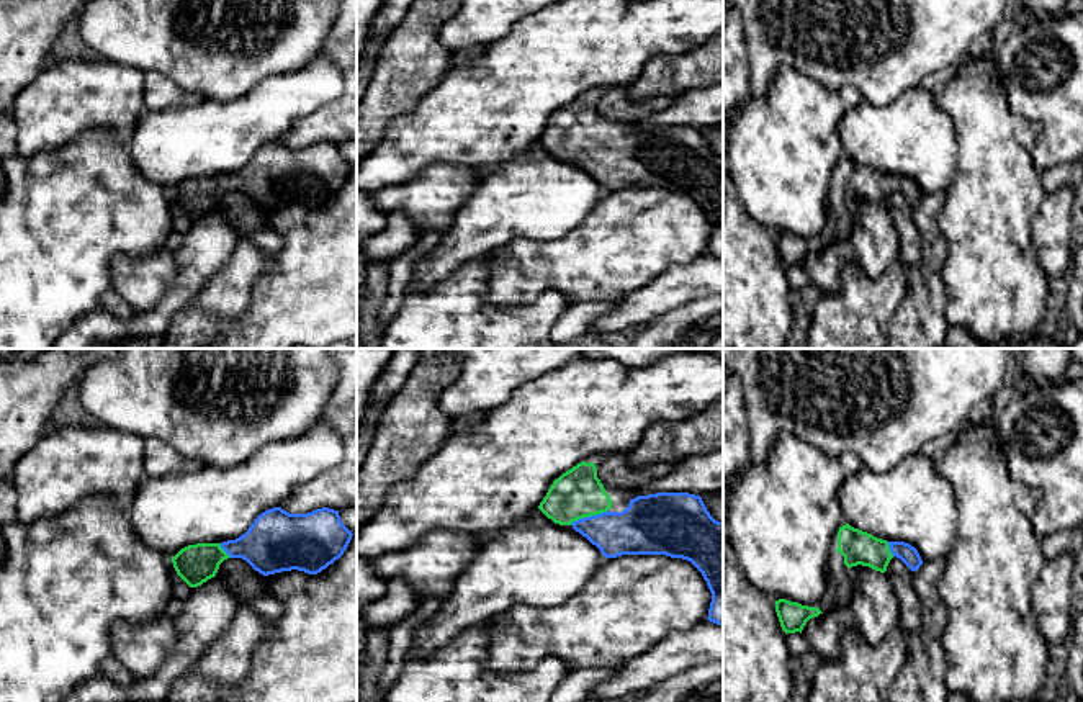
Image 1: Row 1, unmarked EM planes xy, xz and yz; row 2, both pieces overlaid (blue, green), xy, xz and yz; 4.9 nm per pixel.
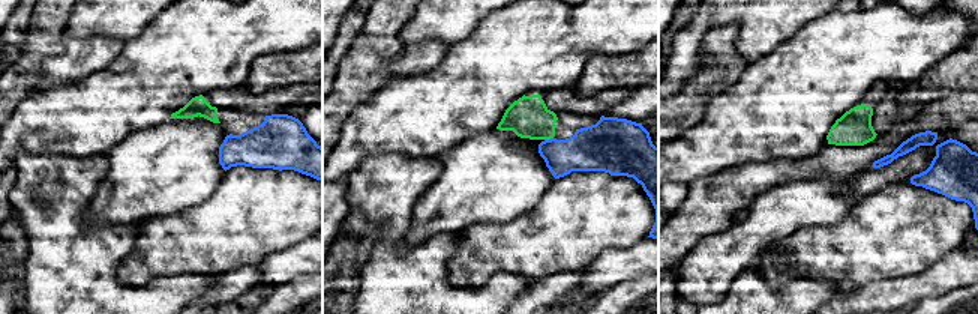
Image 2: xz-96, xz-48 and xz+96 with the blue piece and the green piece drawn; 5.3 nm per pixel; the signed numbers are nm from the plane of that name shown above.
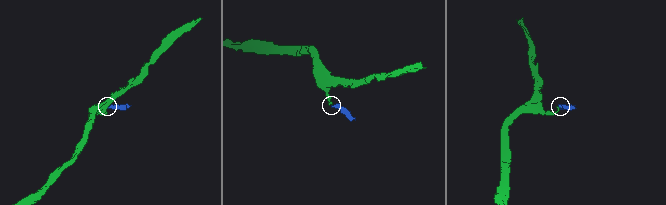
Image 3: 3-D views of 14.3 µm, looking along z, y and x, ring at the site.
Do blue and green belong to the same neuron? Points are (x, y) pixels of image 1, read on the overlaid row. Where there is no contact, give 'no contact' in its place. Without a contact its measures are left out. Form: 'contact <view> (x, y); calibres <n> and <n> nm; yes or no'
contact xz (588, 517); calibres 240 and 240 nm; yes

